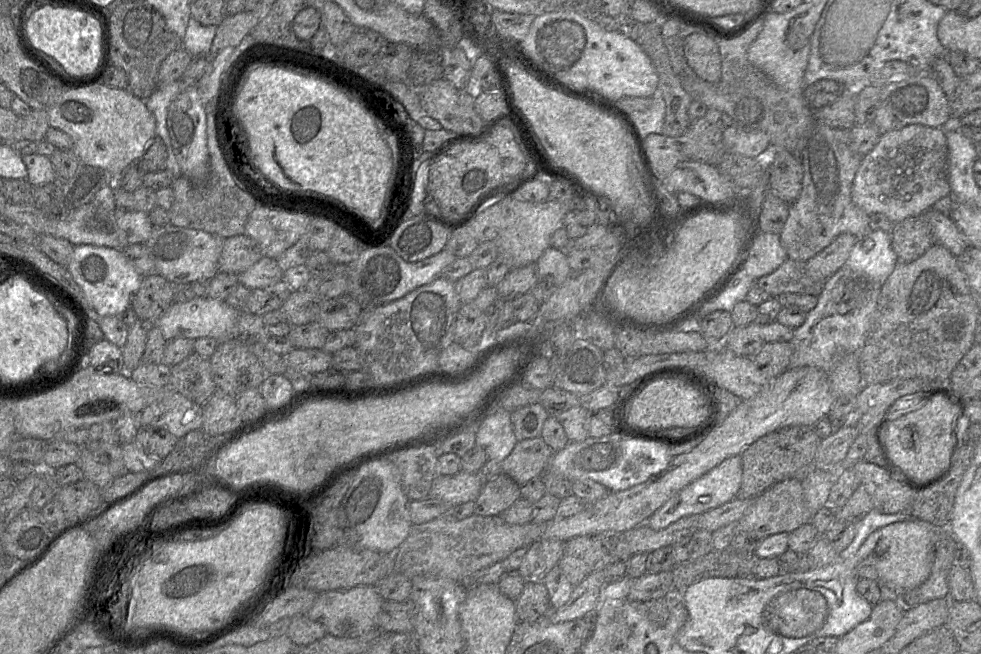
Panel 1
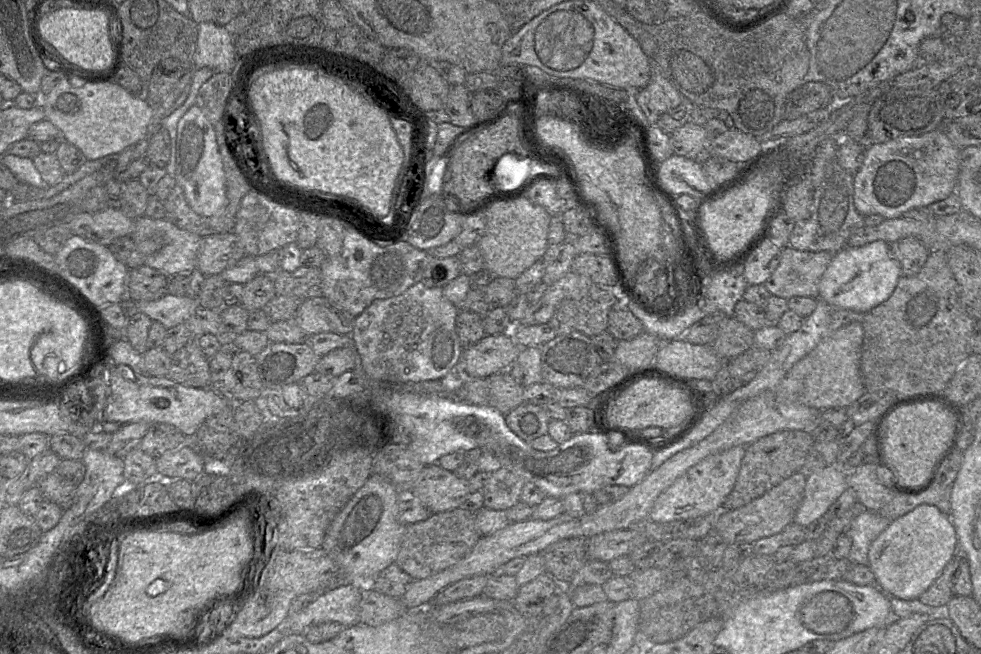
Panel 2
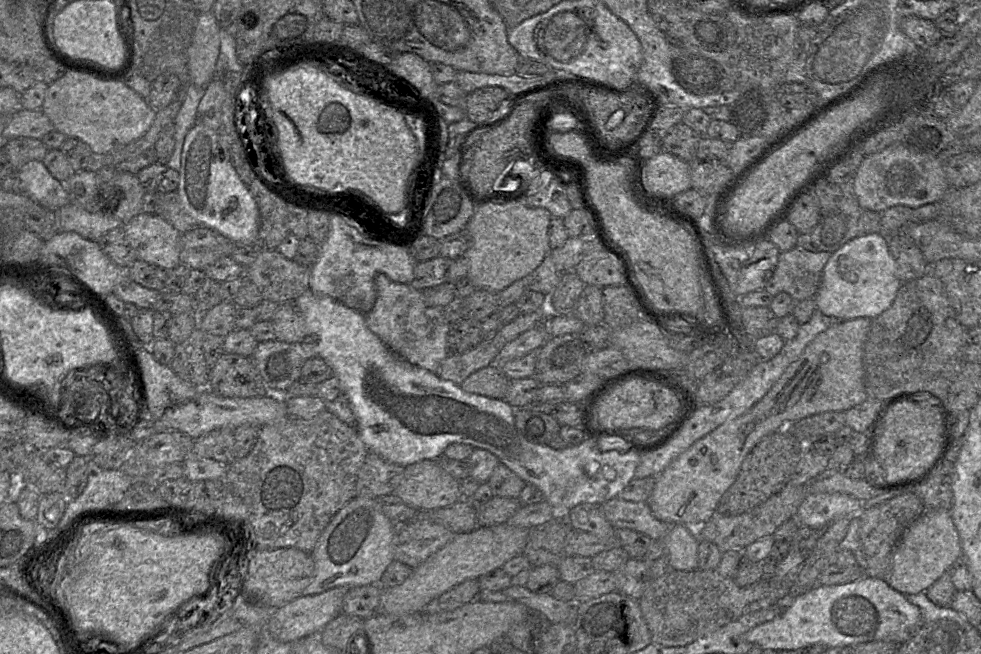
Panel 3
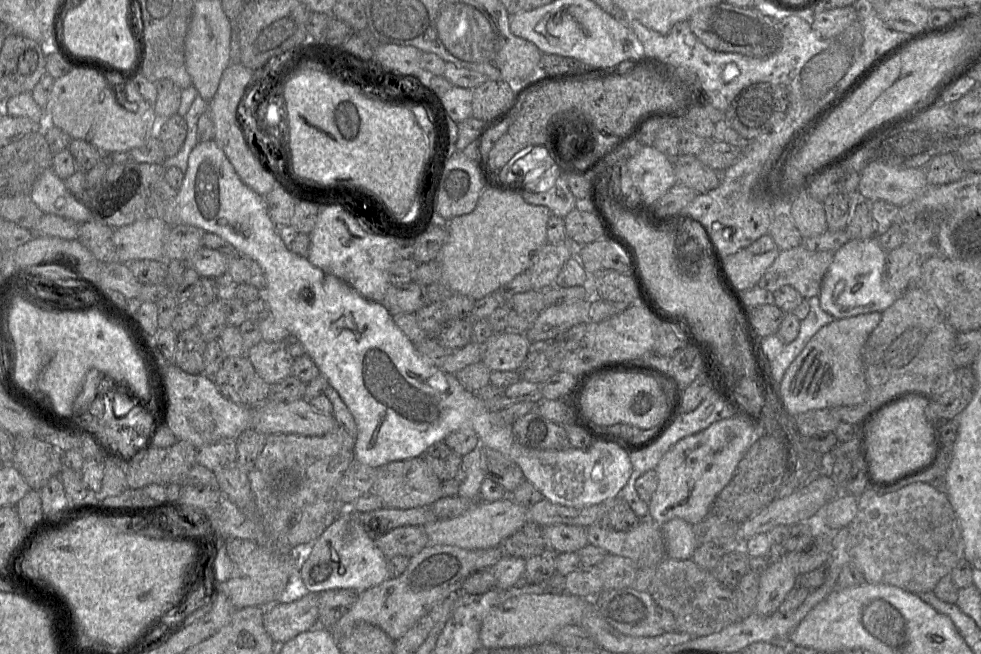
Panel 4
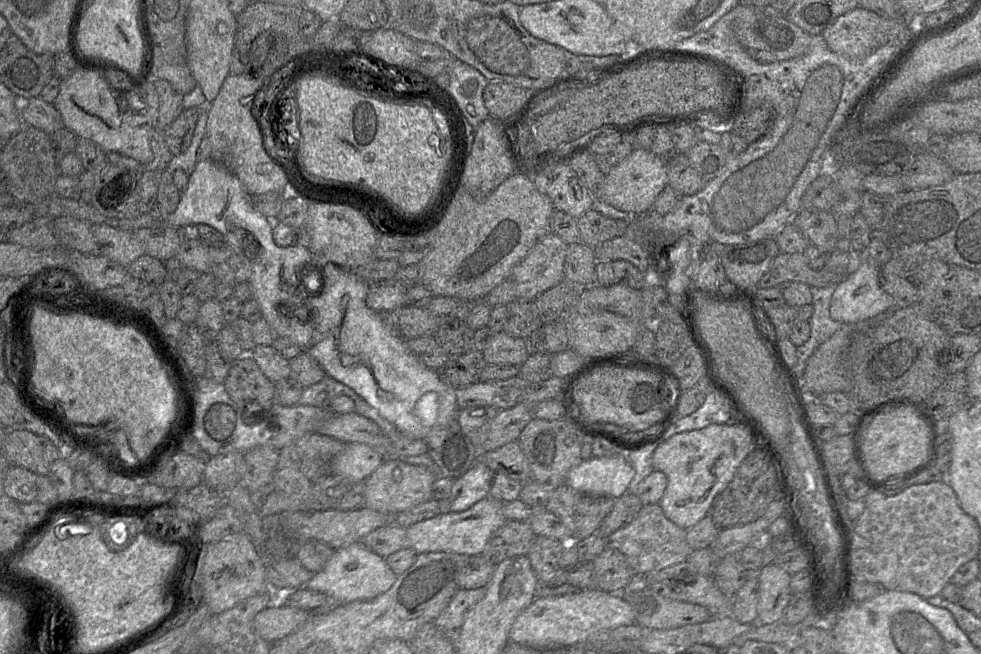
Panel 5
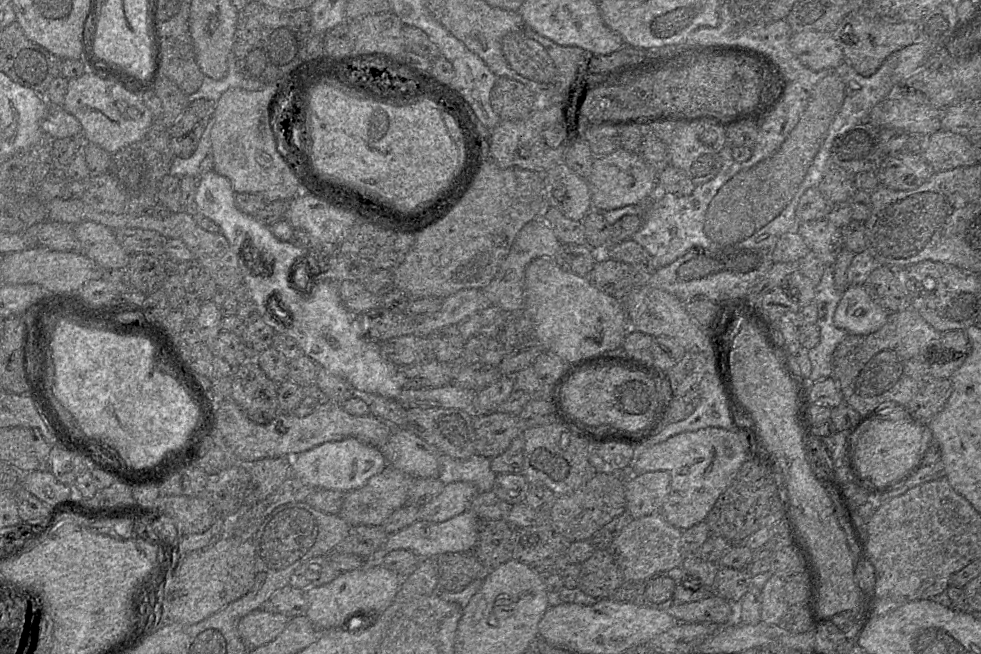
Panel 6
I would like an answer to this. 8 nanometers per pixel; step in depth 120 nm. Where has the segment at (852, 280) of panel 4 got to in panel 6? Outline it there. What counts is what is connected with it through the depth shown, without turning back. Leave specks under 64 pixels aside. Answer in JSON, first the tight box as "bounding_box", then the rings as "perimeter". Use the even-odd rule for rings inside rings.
{"bounding_box":[834,285,889,335],"perimeter":[[[862,285],[848,286],[835,310],[834,323],[847,334],[868,335],[886,323],[889,313],[870,298]]]}

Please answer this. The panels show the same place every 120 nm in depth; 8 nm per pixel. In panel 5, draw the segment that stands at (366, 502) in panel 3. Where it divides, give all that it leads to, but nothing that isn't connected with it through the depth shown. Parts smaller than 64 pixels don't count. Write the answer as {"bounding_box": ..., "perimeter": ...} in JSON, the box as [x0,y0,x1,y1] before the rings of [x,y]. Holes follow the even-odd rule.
{"bounding_box":[306,541,396,604],"perimeter":[[[356,541],[335,549],[324,567],[313,574],[306,587],[324,593],[340,604],[346,604],[377,597],[394,584],[396,577],[385,558],[371,551],[360,541]]]}

